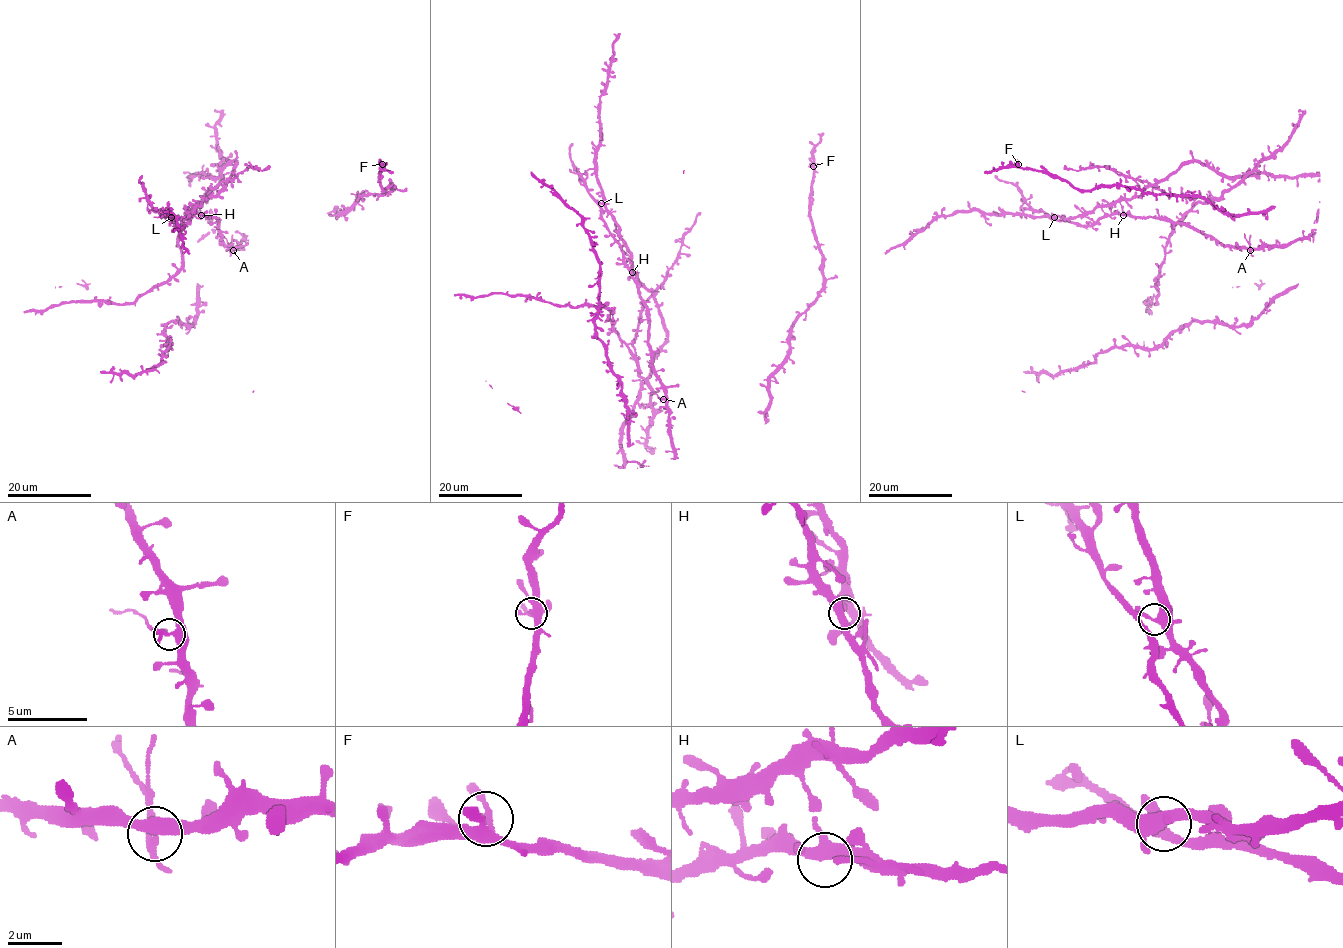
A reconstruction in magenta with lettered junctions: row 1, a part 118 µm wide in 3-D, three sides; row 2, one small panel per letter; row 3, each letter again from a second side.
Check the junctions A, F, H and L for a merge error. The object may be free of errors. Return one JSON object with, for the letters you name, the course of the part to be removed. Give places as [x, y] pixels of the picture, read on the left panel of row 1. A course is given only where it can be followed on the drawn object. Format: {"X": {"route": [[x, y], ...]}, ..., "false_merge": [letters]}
{"A": {"route": [[233, 250], [225, 238], [217, 233]]}, "false_merge": ["A"]}

